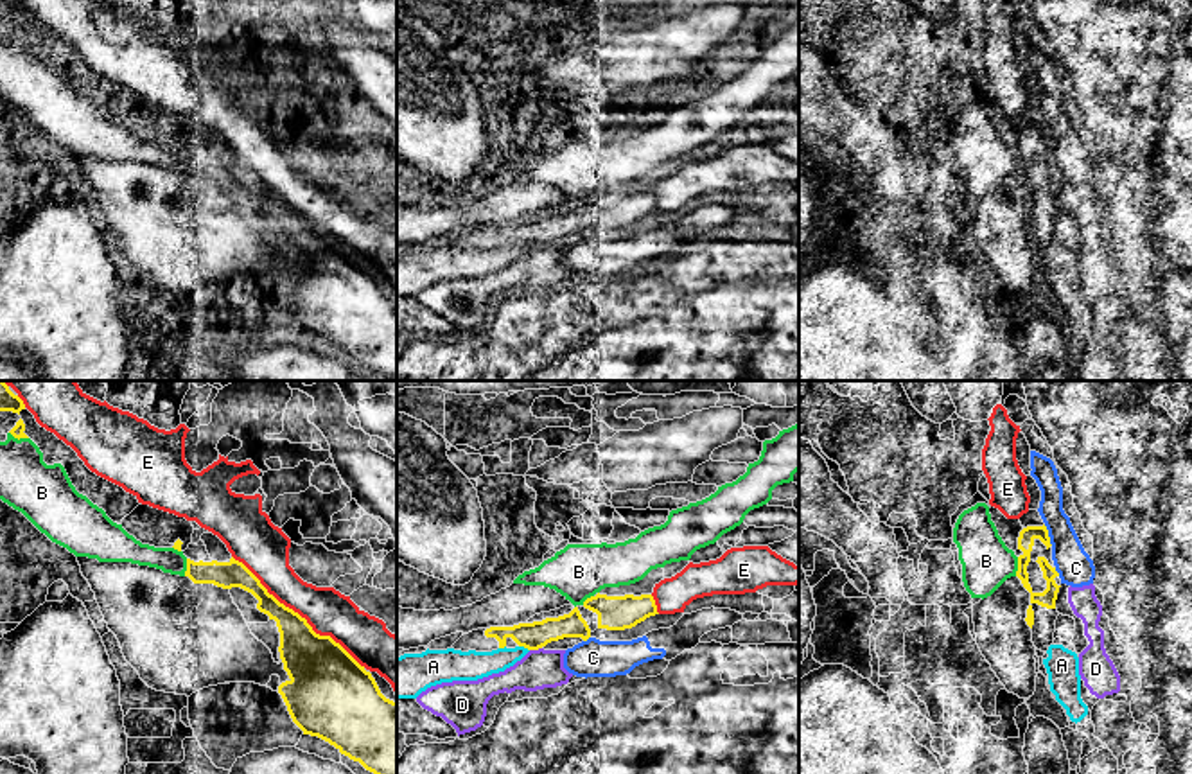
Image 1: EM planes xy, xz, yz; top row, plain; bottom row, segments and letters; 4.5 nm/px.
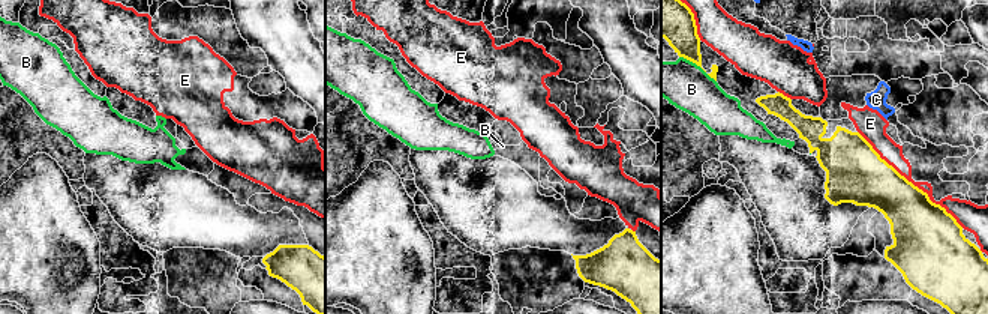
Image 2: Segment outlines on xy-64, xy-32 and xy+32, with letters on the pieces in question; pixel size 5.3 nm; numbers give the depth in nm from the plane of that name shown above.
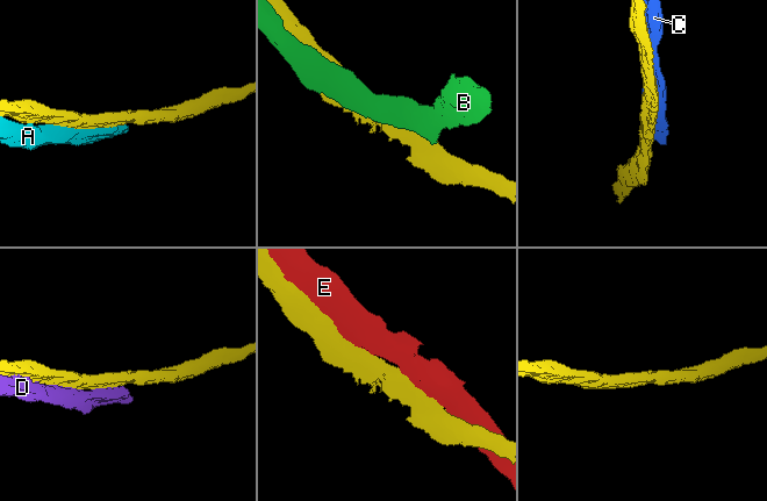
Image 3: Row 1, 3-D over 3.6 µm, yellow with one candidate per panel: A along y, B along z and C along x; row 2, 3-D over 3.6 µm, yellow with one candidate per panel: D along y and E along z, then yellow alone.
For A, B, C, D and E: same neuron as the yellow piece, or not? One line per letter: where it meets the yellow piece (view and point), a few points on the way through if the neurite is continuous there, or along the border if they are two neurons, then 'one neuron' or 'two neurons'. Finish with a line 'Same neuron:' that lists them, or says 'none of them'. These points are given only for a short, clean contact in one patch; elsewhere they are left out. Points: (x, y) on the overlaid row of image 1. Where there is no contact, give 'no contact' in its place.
A: meets yellow in xz at (525, 647); two neurons
B: meets yellow in yz at (1018, 566); two neurons
C: meets yellow in yz at (1047, 536); two neurons
D: meets yellow in xz at (535, 649); two neurons
E: meets yellow in xy at (297, 613); two neurons
Same neuron: none of them

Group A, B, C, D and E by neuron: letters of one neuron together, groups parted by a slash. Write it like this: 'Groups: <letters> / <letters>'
Groups: A / B / C / D / E

